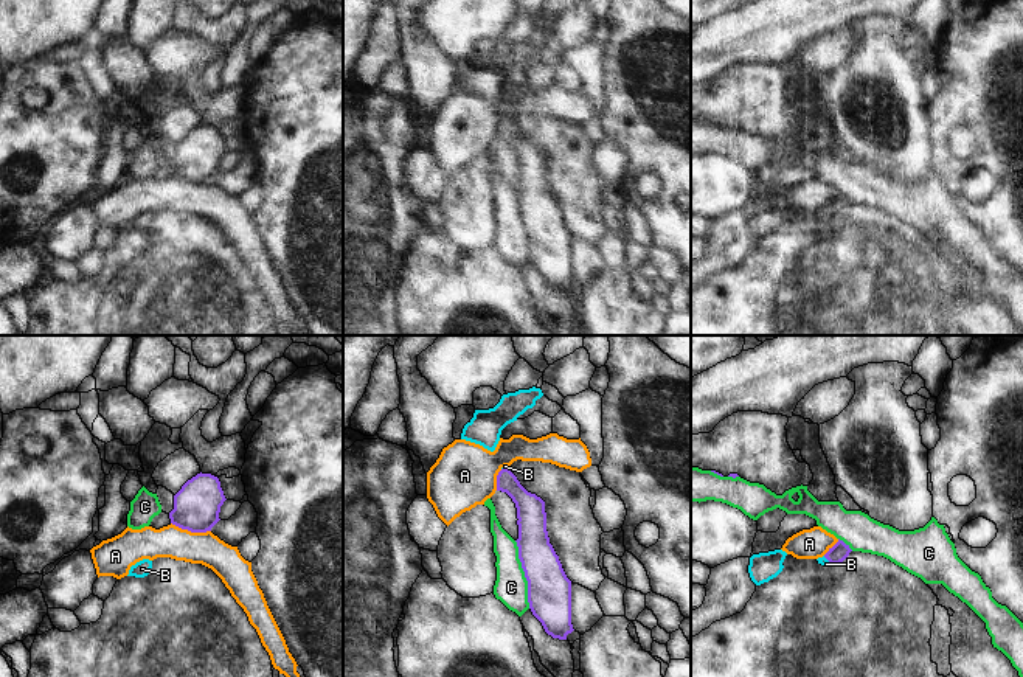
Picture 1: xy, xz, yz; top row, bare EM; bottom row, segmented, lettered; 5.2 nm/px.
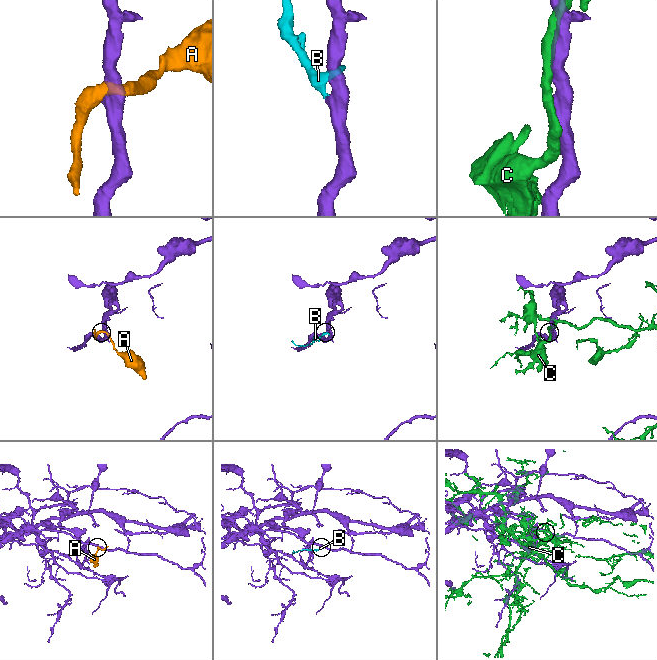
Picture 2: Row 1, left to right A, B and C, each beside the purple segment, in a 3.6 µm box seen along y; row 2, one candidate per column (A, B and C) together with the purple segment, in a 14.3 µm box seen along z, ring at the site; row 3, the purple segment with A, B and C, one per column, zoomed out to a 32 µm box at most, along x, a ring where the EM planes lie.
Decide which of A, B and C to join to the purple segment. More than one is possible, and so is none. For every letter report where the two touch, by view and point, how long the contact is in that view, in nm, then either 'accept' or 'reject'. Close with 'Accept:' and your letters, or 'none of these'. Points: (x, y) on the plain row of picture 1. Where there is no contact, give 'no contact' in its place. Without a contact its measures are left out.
A: xy (191, 184) | 220 nm | reject
B: xz (505, 121) | 40 nm | accept
C: xz (525, 227) | 360 nm | reject
Accept: B

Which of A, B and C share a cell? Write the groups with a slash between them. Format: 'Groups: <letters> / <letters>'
Groups: A / B / C

